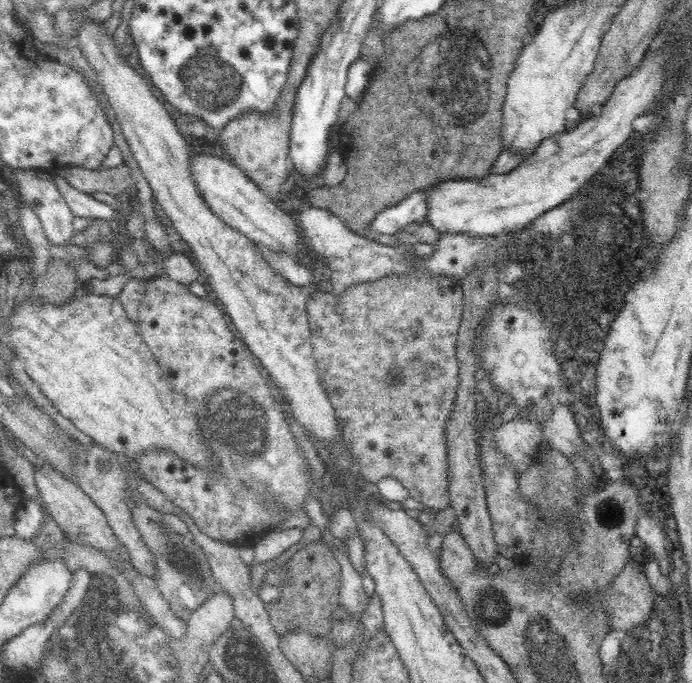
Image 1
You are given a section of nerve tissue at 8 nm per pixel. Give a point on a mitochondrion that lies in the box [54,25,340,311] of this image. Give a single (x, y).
(214, 87)

